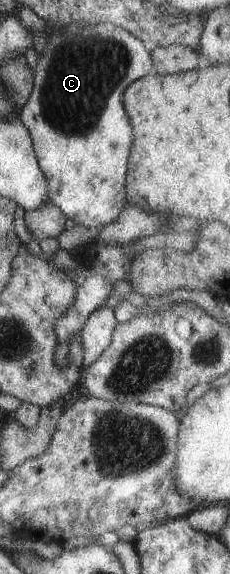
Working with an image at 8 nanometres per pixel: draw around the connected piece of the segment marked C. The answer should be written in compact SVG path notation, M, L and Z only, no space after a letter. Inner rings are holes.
M73 22L58 27L52 34L48 34L44 44L42 54L36 57L36 64L32 68L32 88L26 102L22 104L18 111L17 118L20 124L26 128L31 145L36 157L38 168L41 170L46 180L46 190L48 190L48 201L52 203L64 218L71 218L75 224L84 226L84 228L92 229L109 225L124 208L126 200L124 200L124 180L126 176L126 168L128 166L128 154L132 142L132 133L130 122L124 114L124 106L122 106L122 92L130 82L146 76L151 72L152 63L150 53L144 48L144 43L138 40L132 34L128 34L126 30L118 28L113 24L98 23L88 24L84 22Z

